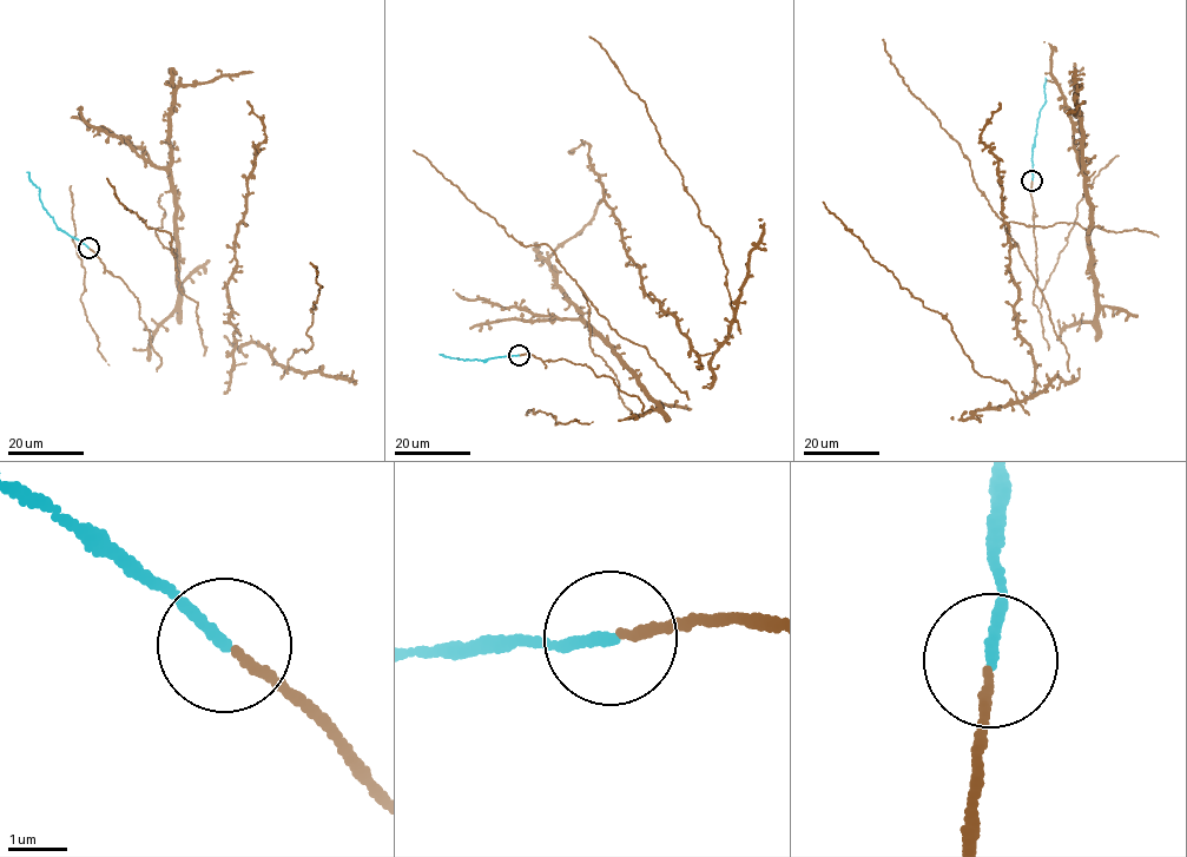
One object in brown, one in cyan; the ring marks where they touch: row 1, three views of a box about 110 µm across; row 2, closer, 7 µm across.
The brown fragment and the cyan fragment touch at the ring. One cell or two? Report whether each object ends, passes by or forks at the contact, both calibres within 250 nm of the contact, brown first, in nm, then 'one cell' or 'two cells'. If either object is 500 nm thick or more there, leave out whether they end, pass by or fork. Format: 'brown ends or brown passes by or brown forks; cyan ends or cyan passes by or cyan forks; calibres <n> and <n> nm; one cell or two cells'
brown ends; cyan ends; calibres 140 and 170 nm; one cell

